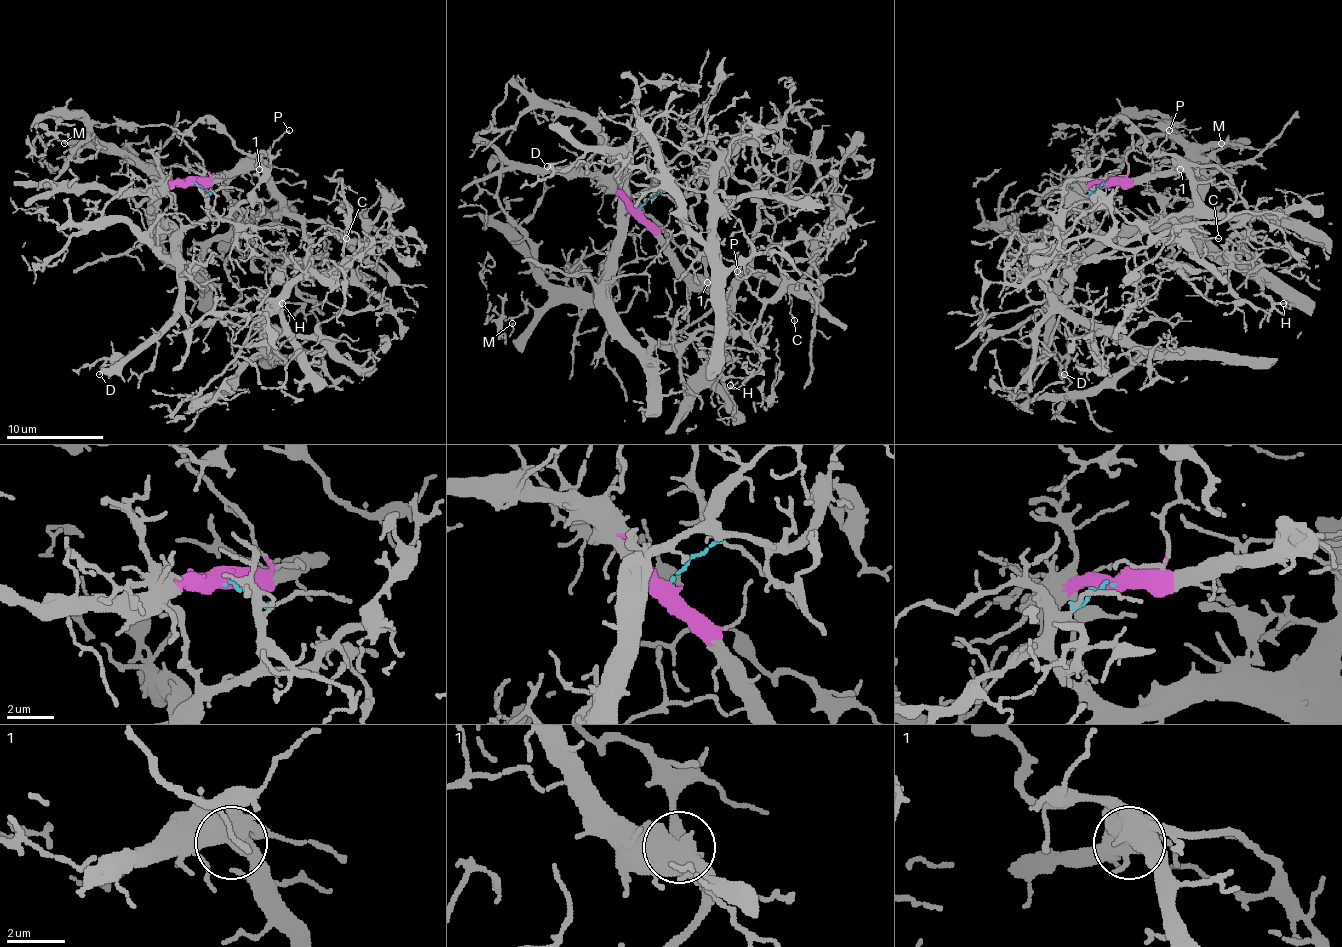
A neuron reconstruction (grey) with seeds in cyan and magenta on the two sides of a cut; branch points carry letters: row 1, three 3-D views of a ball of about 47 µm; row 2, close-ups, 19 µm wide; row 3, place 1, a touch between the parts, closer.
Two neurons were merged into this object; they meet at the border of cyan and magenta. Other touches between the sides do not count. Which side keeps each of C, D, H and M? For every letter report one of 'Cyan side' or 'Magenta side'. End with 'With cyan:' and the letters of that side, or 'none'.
C: Magenta side
D: Cyan side
H: Cyan side
M: Cyan side
With cyan: D, H, M

